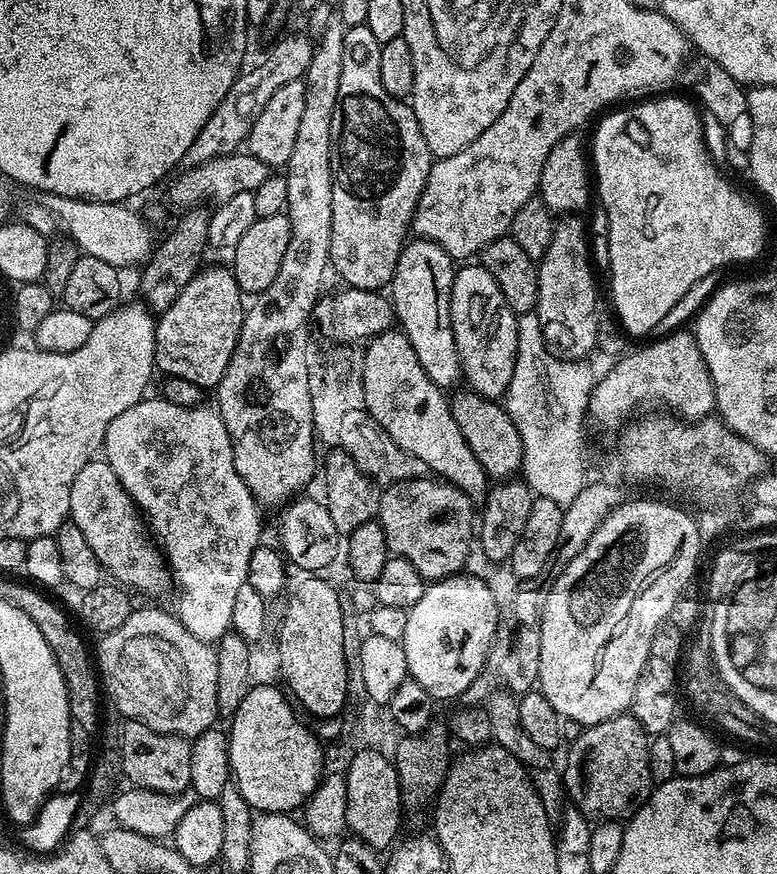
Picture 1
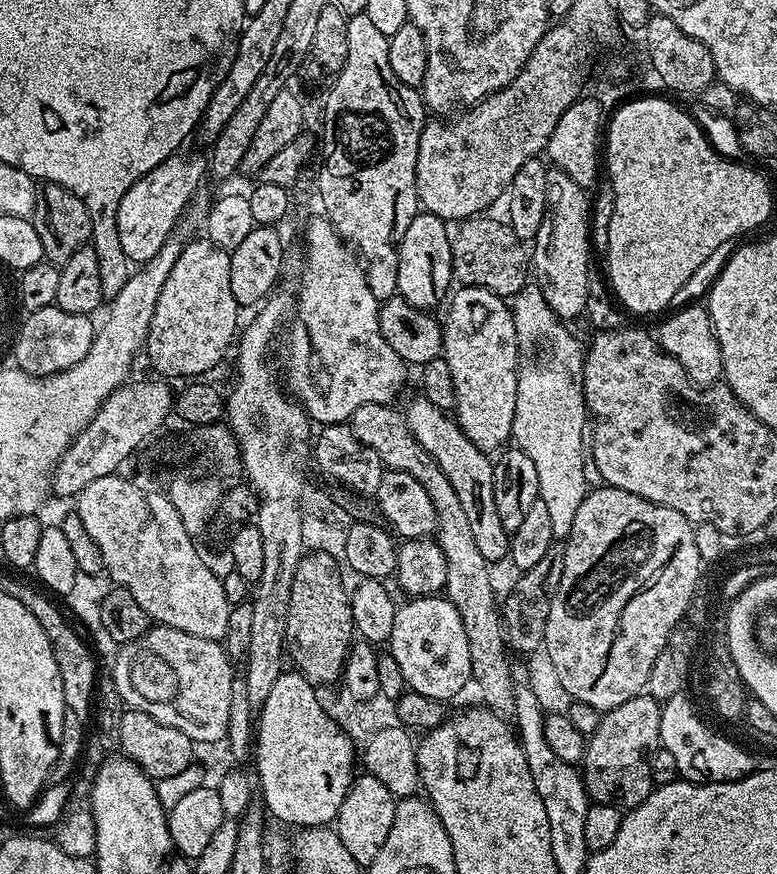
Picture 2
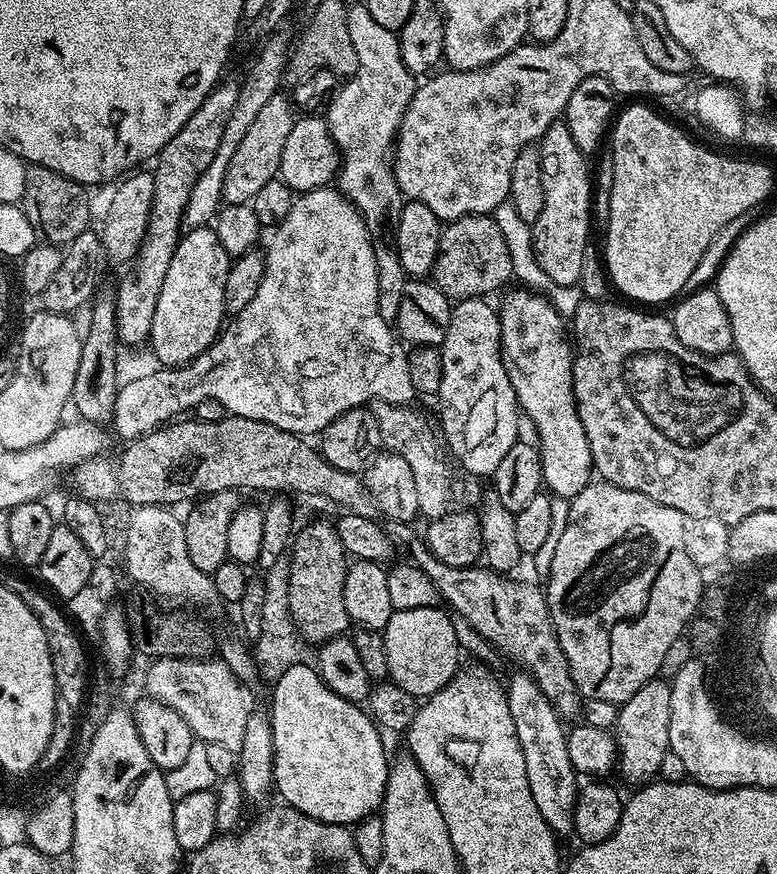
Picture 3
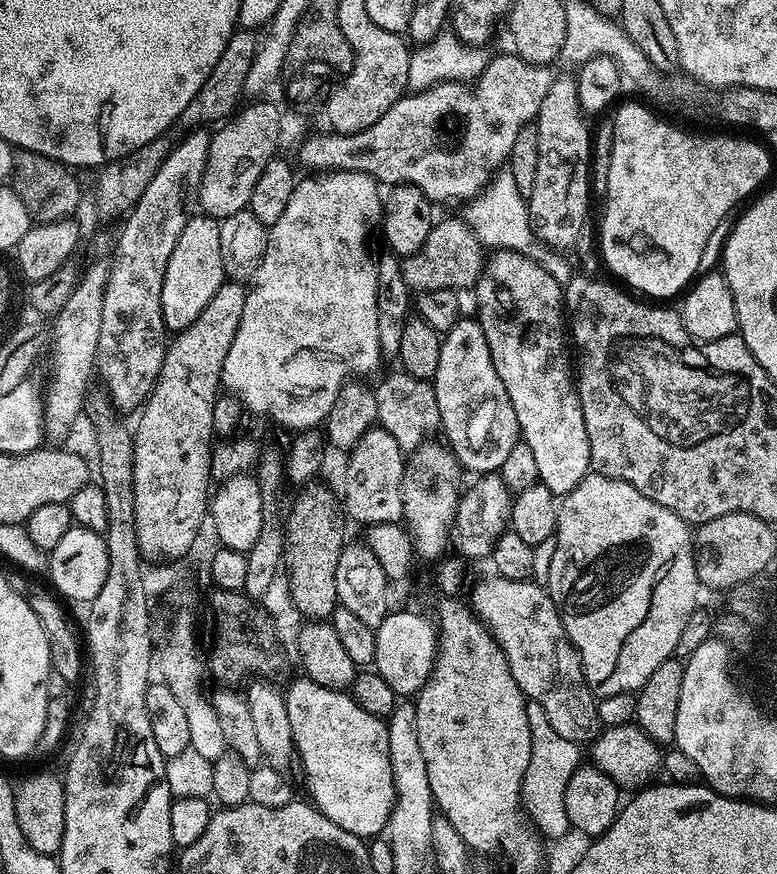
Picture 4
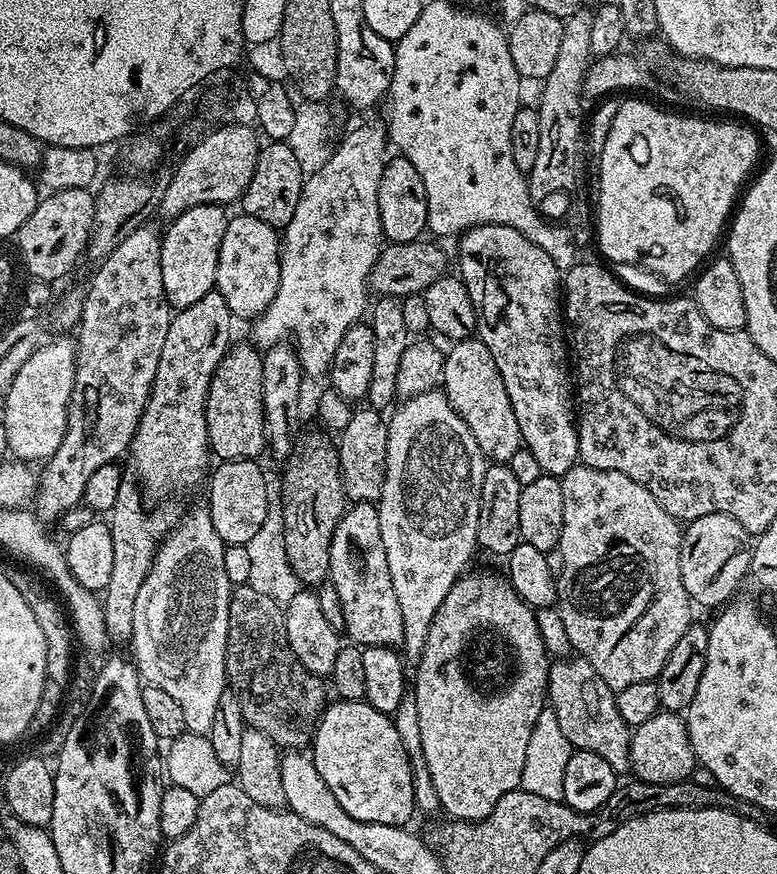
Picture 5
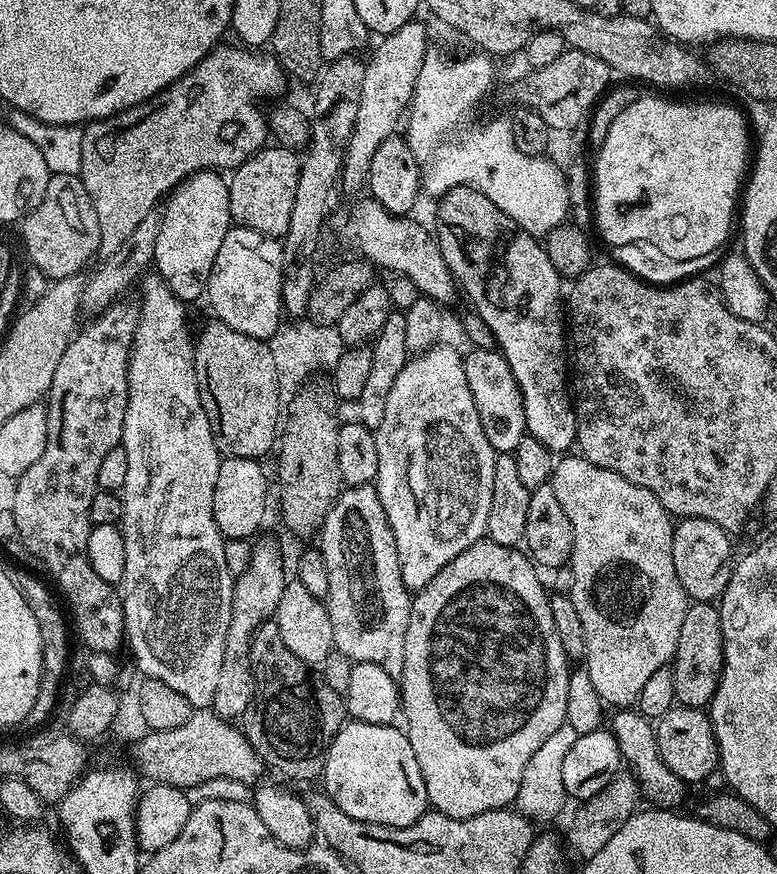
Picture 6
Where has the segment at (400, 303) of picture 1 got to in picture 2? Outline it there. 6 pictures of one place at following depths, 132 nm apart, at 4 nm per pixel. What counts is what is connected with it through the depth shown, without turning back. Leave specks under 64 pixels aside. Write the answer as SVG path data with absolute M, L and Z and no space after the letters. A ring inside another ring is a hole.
M423 210L417 211L410 226L406 226L406 230L401 234L396 253L398 254L396 291L399 297L411 307L436 310L440 299L442 299L442 304L454 284L452 279L452 237L449 225L434 214Z

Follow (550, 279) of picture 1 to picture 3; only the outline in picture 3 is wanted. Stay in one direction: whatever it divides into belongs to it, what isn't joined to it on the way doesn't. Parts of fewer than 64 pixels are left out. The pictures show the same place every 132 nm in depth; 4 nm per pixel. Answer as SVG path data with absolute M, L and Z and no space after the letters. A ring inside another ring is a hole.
M551 124L538 141L542 158L542 214L532 225L532 241L538 258L538 266L550 274L554 282L562 286L579 285L583 274L585 256L590 251L588 231L593 231L592 201L594 176L588 172L589 157L578 150L574 138L570 138L567 124Z

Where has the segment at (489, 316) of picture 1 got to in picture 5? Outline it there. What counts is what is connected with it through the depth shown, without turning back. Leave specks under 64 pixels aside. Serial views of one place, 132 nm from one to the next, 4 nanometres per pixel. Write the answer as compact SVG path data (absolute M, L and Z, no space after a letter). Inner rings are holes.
M479 338L457 340L447 349L444 357L444 379L442 391L450 406L470 426L474 442L492 462L507 462L522 446L518 418L514 418L514 406L510 406L510 394L506 394L506 382L494 366L494 354L486 350Z

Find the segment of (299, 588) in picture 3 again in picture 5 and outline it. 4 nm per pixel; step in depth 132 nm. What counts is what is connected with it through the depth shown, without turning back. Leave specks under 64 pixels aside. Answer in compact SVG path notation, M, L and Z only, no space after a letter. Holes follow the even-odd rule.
M315 431L304 441L300 440L287 457L288 465L284 468L284 488L282 487L286 558L290 558L290 566L304 586L319 586L329 579L330 546L334 530L346 511L337 445L333 441L331 444L323 431Z

